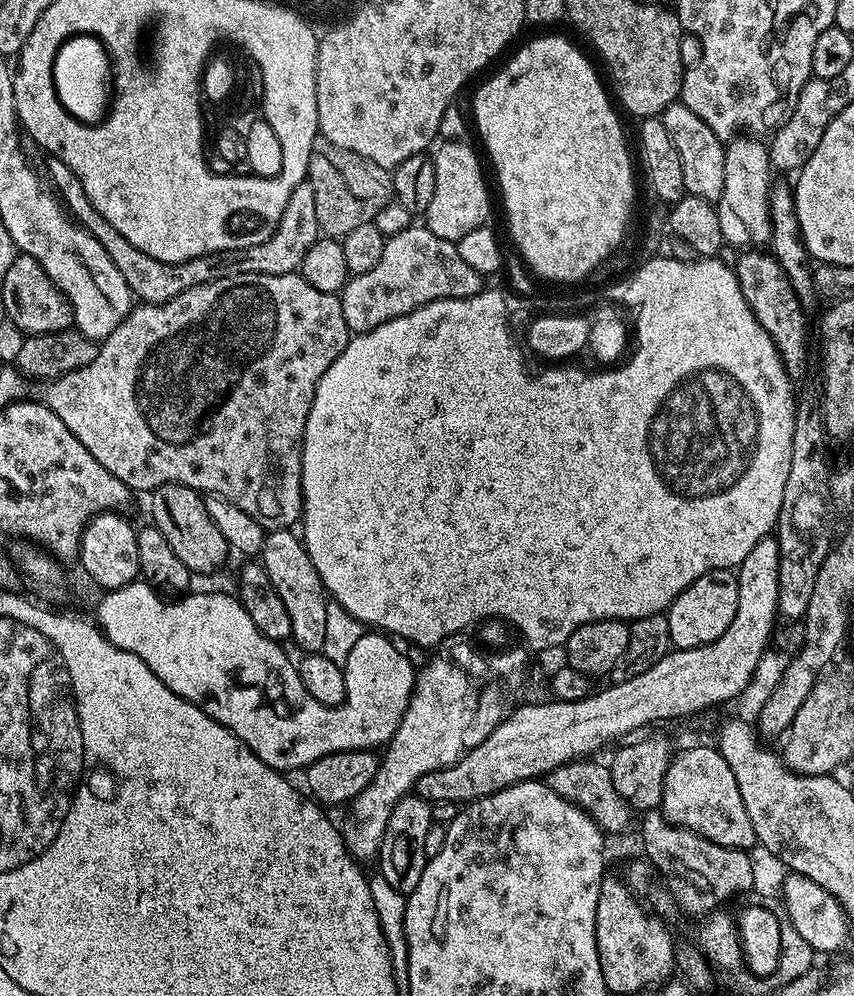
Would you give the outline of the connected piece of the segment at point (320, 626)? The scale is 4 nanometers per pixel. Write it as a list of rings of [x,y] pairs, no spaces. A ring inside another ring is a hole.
[[[287,528],[269,531],[264,537],[264,549],[258,560],[266,574],[270,574],[270,582],[274,582],[274,590],[278,590],[278,598],[282,598],[290,614],[294,644],[304,648],[305,653],[319,653],[326,642],[326,606],[330,600],[318,578],[318,570],[314,570],[314,562],[310,562],[310,554],[304,549],[303,539],[294,533]]]

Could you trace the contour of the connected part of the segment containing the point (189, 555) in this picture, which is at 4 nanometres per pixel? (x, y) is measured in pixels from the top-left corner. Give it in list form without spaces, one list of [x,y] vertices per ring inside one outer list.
[[[163,484],[151,493],[150,499],[152,499],[151,523],[158,530],[162,530],[162,535],[166,542],[170,542],[174,554],[178,554],[180,561],[192,573],[216,572],[227,562],[228,556],[230,557],[228,543],[226,538],[222,538],[218,526],[214,526],[214,518],[210,518],[201,493],[187,488],[185,484]]]

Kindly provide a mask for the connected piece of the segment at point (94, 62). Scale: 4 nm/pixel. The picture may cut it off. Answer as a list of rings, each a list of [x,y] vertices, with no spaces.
[[[71,36],[58,50],[54,62],[54,86],[65,110],[84,124],[99,124],[110,108],[114,69],[108,49],[97,36]]]

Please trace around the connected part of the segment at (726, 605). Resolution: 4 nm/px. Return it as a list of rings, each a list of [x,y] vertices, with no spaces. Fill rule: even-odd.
[[[715,568],[702,578],[693,581],[678,598],[669,606],[666,613],[669,620],[669,638],[671,647],[678,648],[697,648],[706,646],[722,634],[726,634],[726,626],[734,622],[738,614],[738,582],[736,572],[731,568]]]

